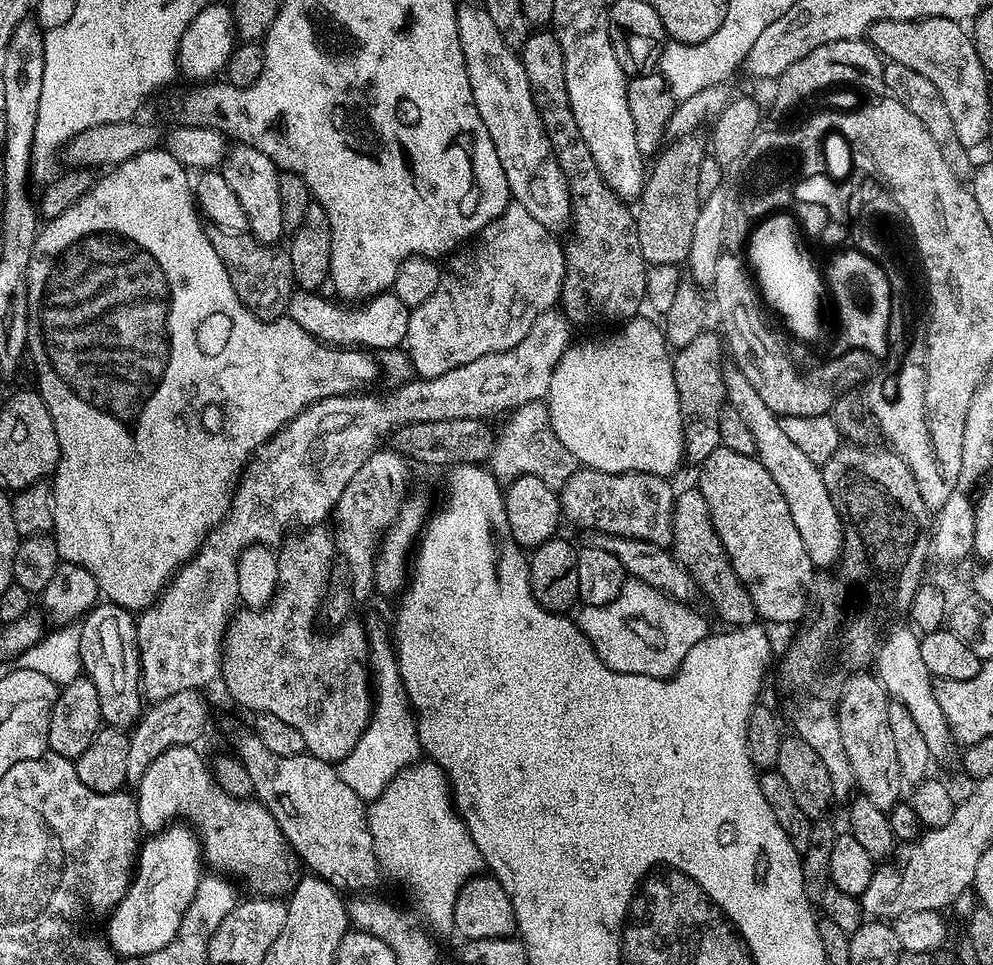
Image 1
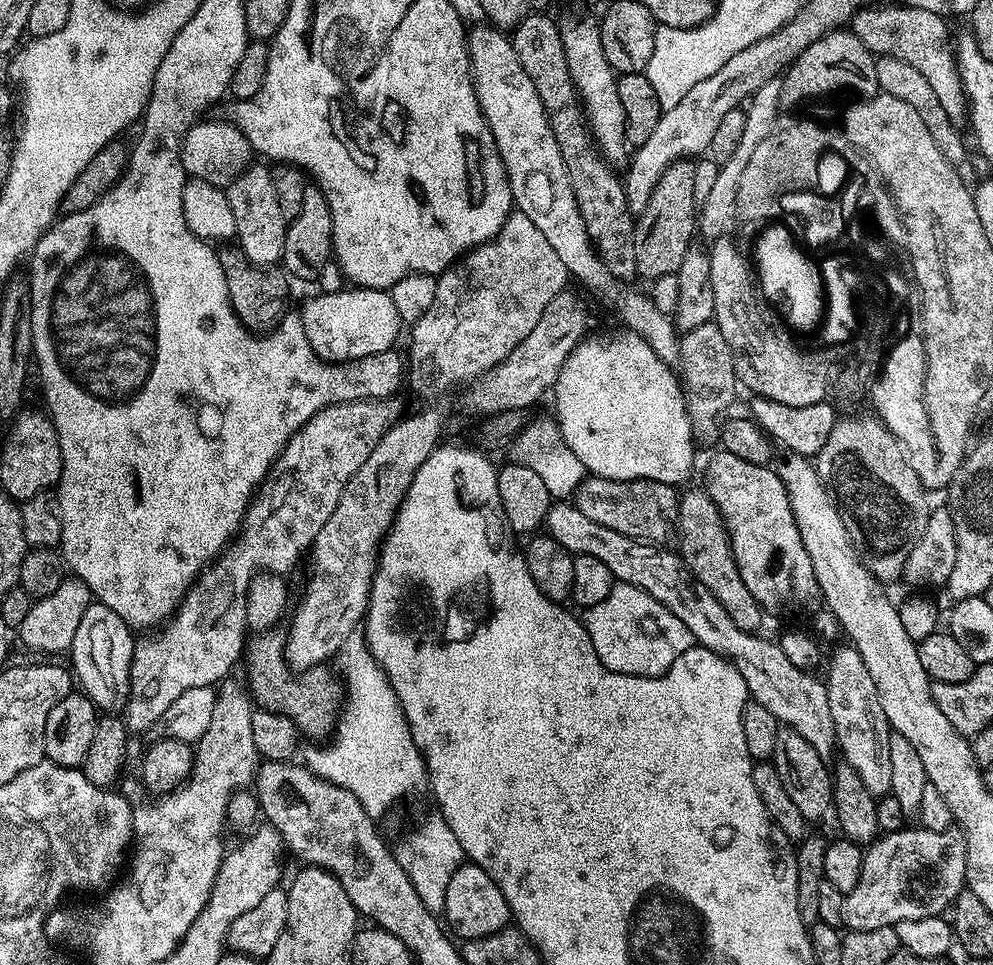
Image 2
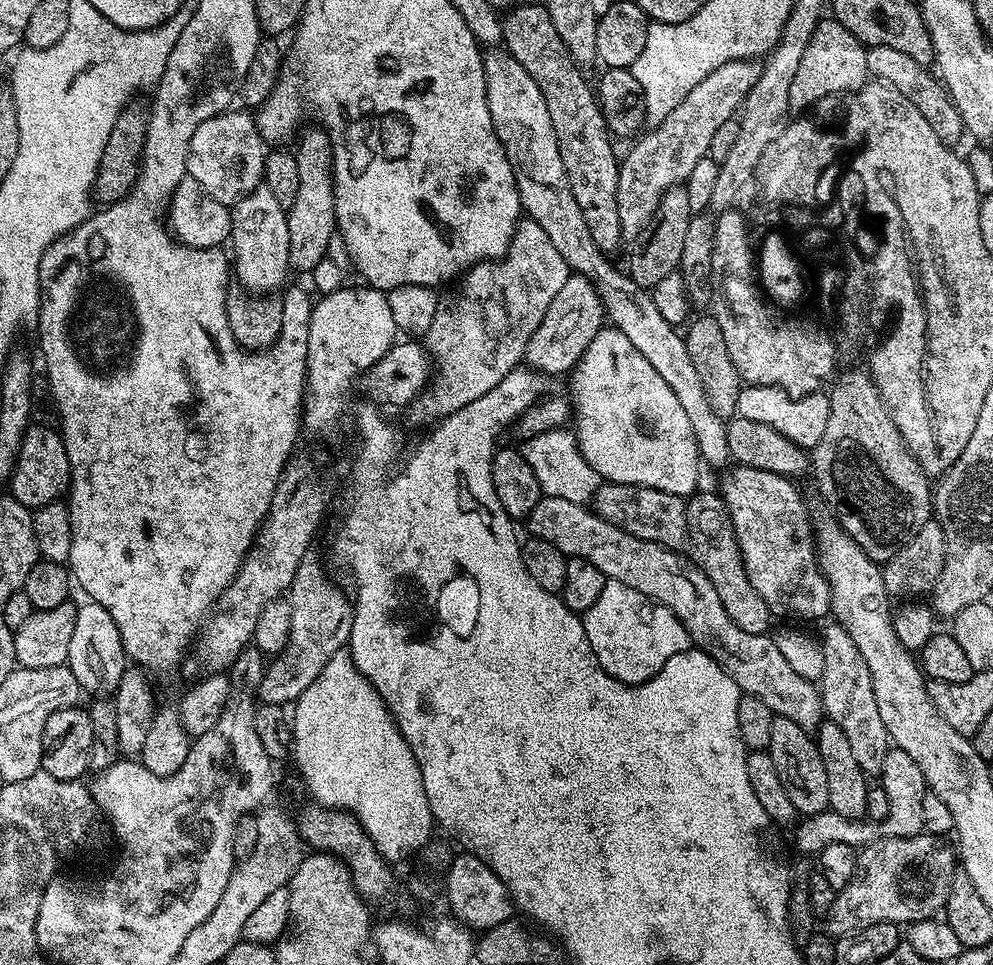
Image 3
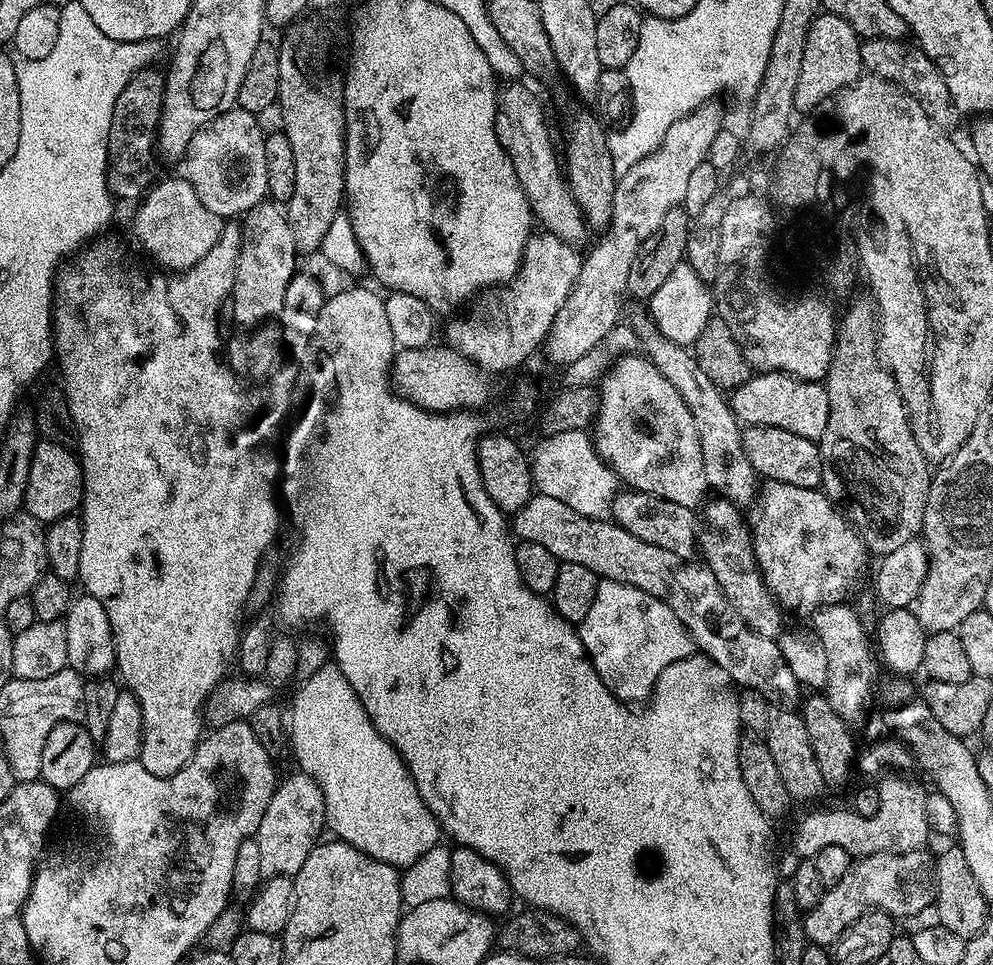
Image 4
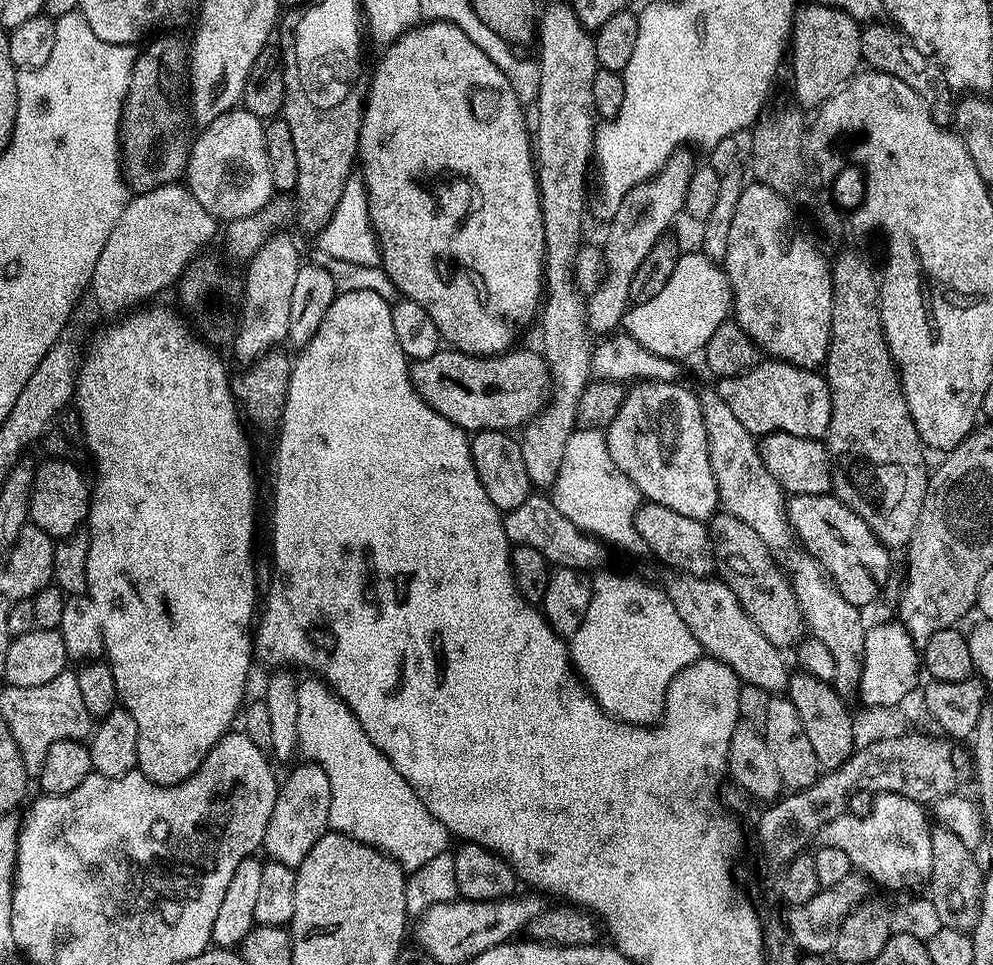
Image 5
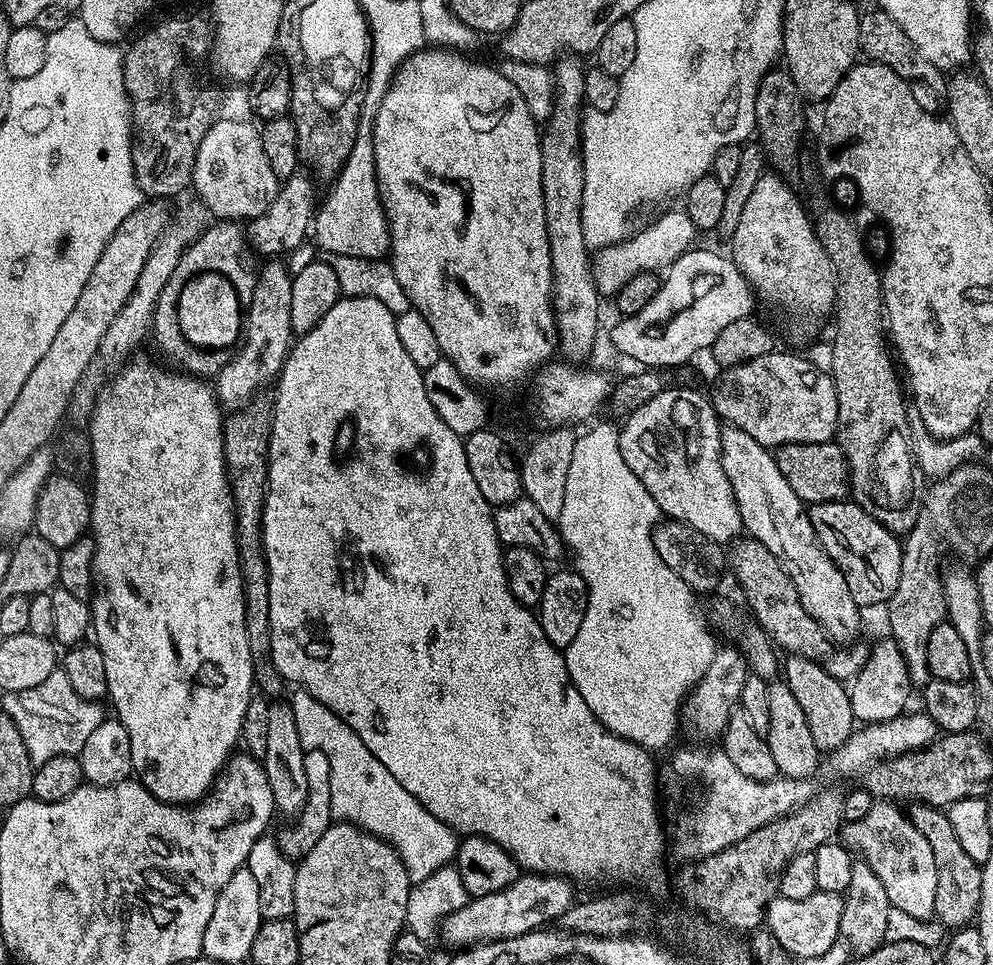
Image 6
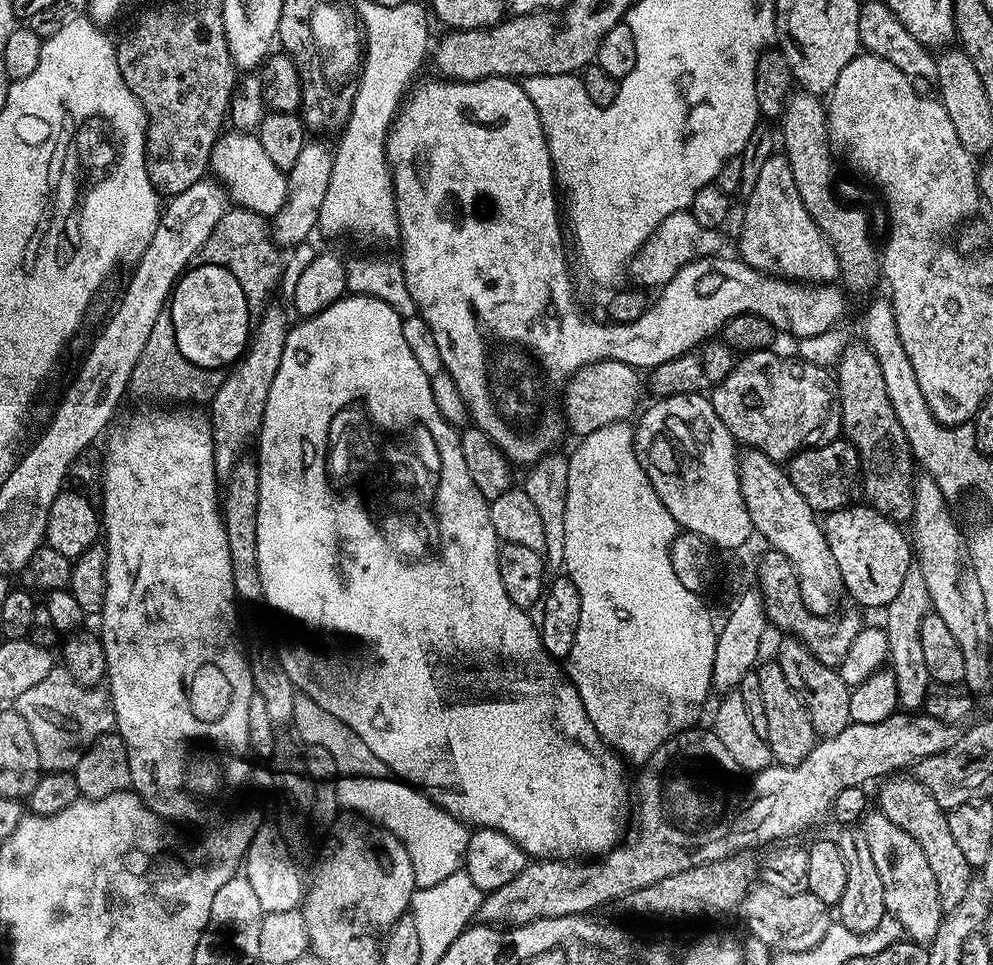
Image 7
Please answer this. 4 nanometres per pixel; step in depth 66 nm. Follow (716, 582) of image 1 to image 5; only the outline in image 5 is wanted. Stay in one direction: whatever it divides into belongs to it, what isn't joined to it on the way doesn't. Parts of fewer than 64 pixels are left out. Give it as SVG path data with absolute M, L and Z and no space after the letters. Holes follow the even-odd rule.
M721 511L711 521L710 535L712 537L712 553L716 559L716 572L738 598L742 610L766 634L768 641L778 649L788 650L788 647L800 644L806 632L804 616L796 601L792 585L788 583L787 575L774 557L773 549L758 538L758 534L746 522L734 518L728 512Z

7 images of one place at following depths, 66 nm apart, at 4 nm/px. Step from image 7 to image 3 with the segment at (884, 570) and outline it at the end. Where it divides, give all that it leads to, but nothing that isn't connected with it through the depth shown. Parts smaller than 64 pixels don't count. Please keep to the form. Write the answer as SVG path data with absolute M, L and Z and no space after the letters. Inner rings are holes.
M741 464L729 467L724 474L724 481L718 485L718 491L728 507L738 538L738 546L742 550L746 574L754 590L758 590L762 602L766 602L766 606L776 618L793 616L796 619L793 621L796 622L820 619L823 621L825 619L823 616L827 617L831 609L831 588L817 560L814 526L812 528L812 520L808 517L803 494L792 485L795 483L789 477L770 474L770 470L754 470Z

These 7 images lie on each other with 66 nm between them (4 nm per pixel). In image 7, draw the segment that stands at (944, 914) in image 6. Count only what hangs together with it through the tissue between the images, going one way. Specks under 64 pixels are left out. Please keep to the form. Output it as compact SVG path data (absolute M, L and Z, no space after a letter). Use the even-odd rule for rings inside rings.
M898 776L883 783L885 785L878 794L879 813L908 832L923 848L924 856L936 878L941 908L948 913L964 899L970 883L974 880L974 870L951 835L947 811L935 802L930 792L915 778L902 777Z

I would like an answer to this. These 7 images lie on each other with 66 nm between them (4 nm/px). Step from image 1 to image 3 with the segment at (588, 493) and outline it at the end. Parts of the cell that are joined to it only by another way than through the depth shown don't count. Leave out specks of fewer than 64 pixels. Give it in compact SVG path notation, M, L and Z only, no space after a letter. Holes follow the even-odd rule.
M604 482L594 497L594 510L606 522L626 530L626 534L634 534L634 538L649 540L673 550L687 545L686 500L683 496L666 494L666 490L654 490L650 486Z

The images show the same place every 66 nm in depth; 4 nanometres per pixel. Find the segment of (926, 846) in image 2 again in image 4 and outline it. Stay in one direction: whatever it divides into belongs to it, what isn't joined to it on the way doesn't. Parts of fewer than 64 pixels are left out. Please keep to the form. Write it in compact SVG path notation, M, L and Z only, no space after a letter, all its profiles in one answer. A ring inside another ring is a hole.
M882 852L853 859L842 882L825 890L821 900L803 913L804 929L809 941L825 946L835 945L841 934L858 918L868 912L885 912L893 918L905 920L934 903L936 898L936 870L933 853Z

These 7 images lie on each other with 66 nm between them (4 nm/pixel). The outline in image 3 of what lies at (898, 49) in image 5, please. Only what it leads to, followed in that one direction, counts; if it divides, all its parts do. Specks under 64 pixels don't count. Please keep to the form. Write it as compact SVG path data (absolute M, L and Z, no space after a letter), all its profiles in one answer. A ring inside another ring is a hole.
M891 46L868 48L866 62L869 77L875 78L879 83L894 86L894 90L898 90L898 94L904 95L912 105L918 106L922 118L926 118L926 122L930 122L930 130L934 130L934 134L938 134L938 138L944 144L956 146L960 139L965 139L964 123L954 102L948 97L944 85L925 65L910 58L910 54L902 54L902 50L893 50Z

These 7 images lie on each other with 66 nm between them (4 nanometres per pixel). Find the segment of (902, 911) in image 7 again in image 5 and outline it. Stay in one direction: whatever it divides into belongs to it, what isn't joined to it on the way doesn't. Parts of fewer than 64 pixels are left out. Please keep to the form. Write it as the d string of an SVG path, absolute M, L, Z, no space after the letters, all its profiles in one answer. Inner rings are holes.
M879 792L875 795L874 806L866 818L851 818L852 836L832 836L830 842L843 850L846 858L850 858L853 867L868 875L873 881L890 888L906 888L922 881L927 881L932 868L932 824L923 805L913 799L903 798L893 792Z

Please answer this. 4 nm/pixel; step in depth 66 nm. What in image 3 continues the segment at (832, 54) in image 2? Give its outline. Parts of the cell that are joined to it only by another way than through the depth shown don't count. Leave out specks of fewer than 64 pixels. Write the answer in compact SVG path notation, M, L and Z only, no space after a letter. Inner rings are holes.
M821 19L802 53L802 62L794 74L793 84L790 85L790 109L793 113L800 112L803 108L826 99L827 96L836 96L839 92L857 92L869 83L869 80L865 45L836 20Z

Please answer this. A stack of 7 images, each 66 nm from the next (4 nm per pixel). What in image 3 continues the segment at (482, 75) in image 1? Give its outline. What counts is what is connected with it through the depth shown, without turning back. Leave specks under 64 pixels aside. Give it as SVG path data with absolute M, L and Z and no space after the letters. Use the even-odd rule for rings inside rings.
M492 46L484 52L484 73L486 74L486 100L490 106L490 118L494 122L494 130L498 134L500 144L504 148L506 158L512 167L512 173L516 179L516 189L520 195L521 209L526 213L527 219L538 222L550 242L558 249L558 254L568 263L573 273L587 276L600 294L600 301L604 304L604 310L611 327L617 328L626 338L630 338L634 350L658 370L658 375L678 394L678 402L682 410L686 410L686 418L690 418L690 426L694 430L696 445L700 451L703 463L712 468L723 469L729 463L728 446L726 444L726 432L728 425L725 417L719 416L708 404L706 386L702 386L702 378L698 375L693 360L690 358L690 350L686 350L686 342L678 331L677 325L666 322L662 318L658 306L652 301L652 293L634 282L627 271L612 268L609 257L594 242L590 235L590 226L586 226L586 218L582 218L582 210L578 210L578 202L574 198L574 190L570 190L570 182L566 178L566 166L562 166L562 154L558 150L558 138L554 134L554 122L550 122L550 110L546 110L546 98L542 98L542 90L538 90L538 82L522 70L522 66L508 51L500 46Z

